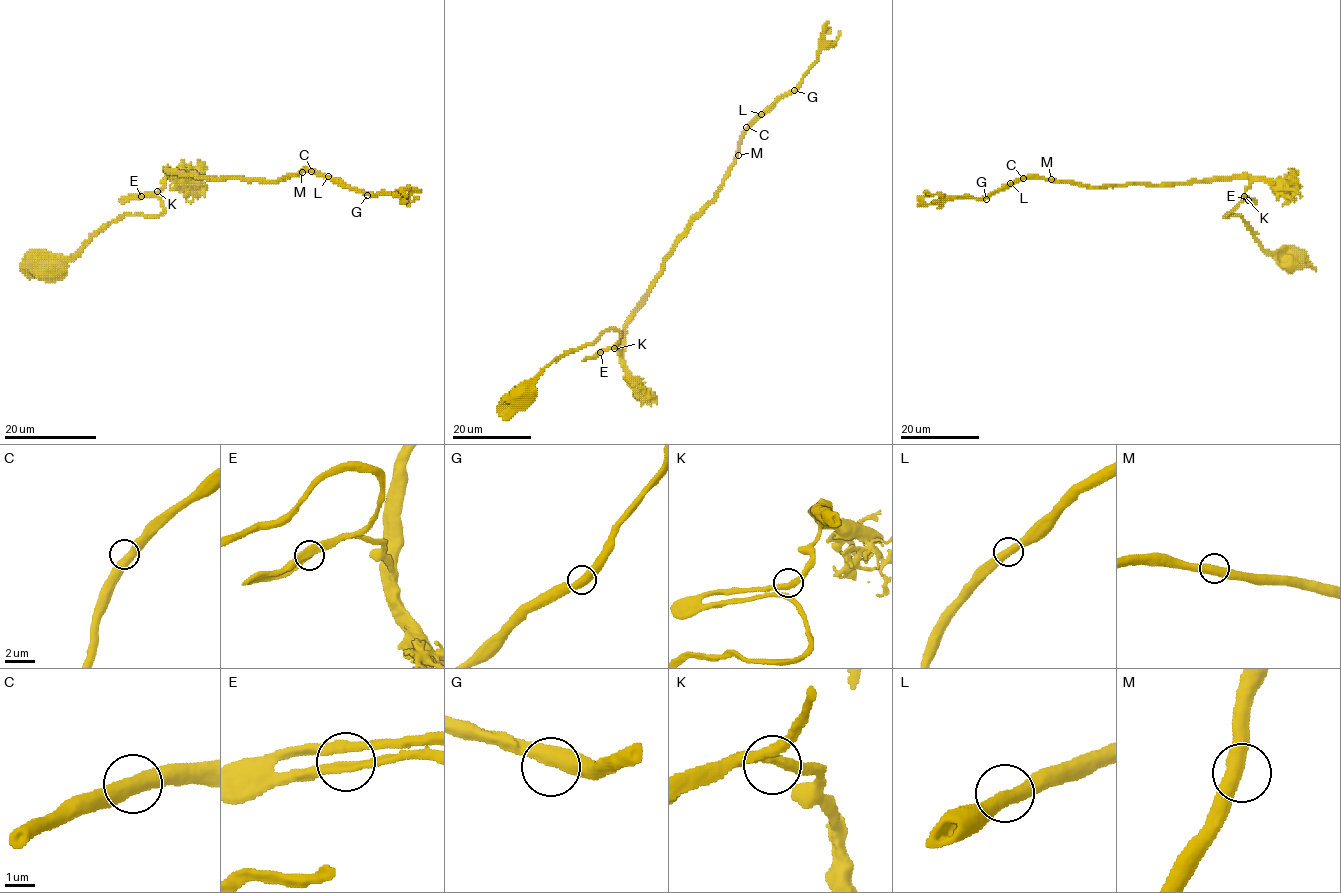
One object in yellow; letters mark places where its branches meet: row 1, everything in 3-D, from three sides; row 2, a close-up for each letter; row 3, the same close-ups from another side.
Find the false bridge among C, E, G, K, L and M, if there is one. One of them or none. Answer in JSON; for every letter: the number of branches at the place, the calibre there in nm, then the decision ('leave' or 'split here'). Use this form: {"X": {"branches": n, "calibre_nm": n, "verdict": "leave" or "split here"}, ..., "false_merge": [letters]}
{"C": {"branches": 2, "calibre_nm": 500, "verdict": "leave"}, "E": {"branches": 2, "calibre_nm": 360, "verdict": "leave"}, "G": {"branches": 2, "calibre_nm": 480, "verdict": "leave"}, "K": {"branches": 2, "calibre_nm": 360, "verdict": "leave"}, "L": {"branches": 2, "calibre_nm": 460, "verdict": "leave"}, "M": {"branches": 2, "calibre_nm": 480, "verdict": "leave"}, "false_merge": []}

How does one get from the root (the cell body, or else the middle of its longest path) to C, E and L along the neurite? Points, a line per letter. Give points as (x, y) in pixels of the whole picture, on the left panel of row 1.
C: (46, 265), (74, 256), (126, 214), (159, 216), (157, 193), (168, 171), (268, 181), (311, 171)
E: (46, 265), (54, 257), (74, 256), (109, 223), (126, 214), (159, 216), (164, 211), (155, 196), (141, 196)
L: (46, 265), (74, 256), (126, 214), (159, 216), (157, 193), (168, 171), (268, 181), (301, 171), (328, 176)

